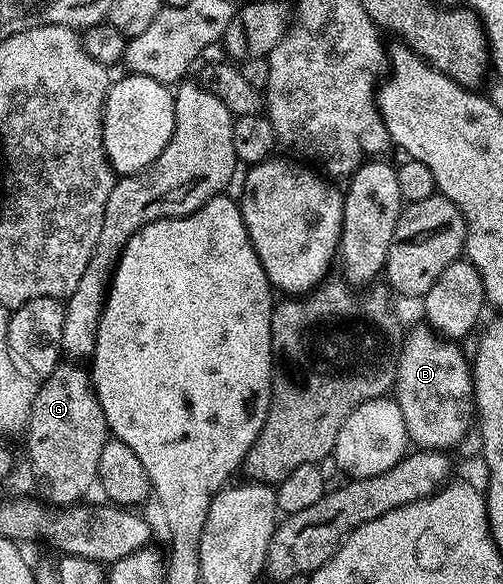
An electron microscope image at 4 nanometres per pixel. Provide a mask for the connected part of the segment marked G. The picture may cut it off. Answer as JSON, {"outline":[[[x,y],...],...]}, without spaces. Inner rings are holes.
{"outline":[[[61,362],[52,374],[40,381],[33,393],[29,422],[23,432],[25,448],[29,451],[29,464],[33,467],[33,476],[41,491],[40,499],[50,506],[72,506],[82,503],[88,497],[85,495],[88,494],[89,487],[97,484],[99,454],[103,454],[103,446],[111,436],[90,373],[86,369],[84,372],[81,367],[77,362]]]}

